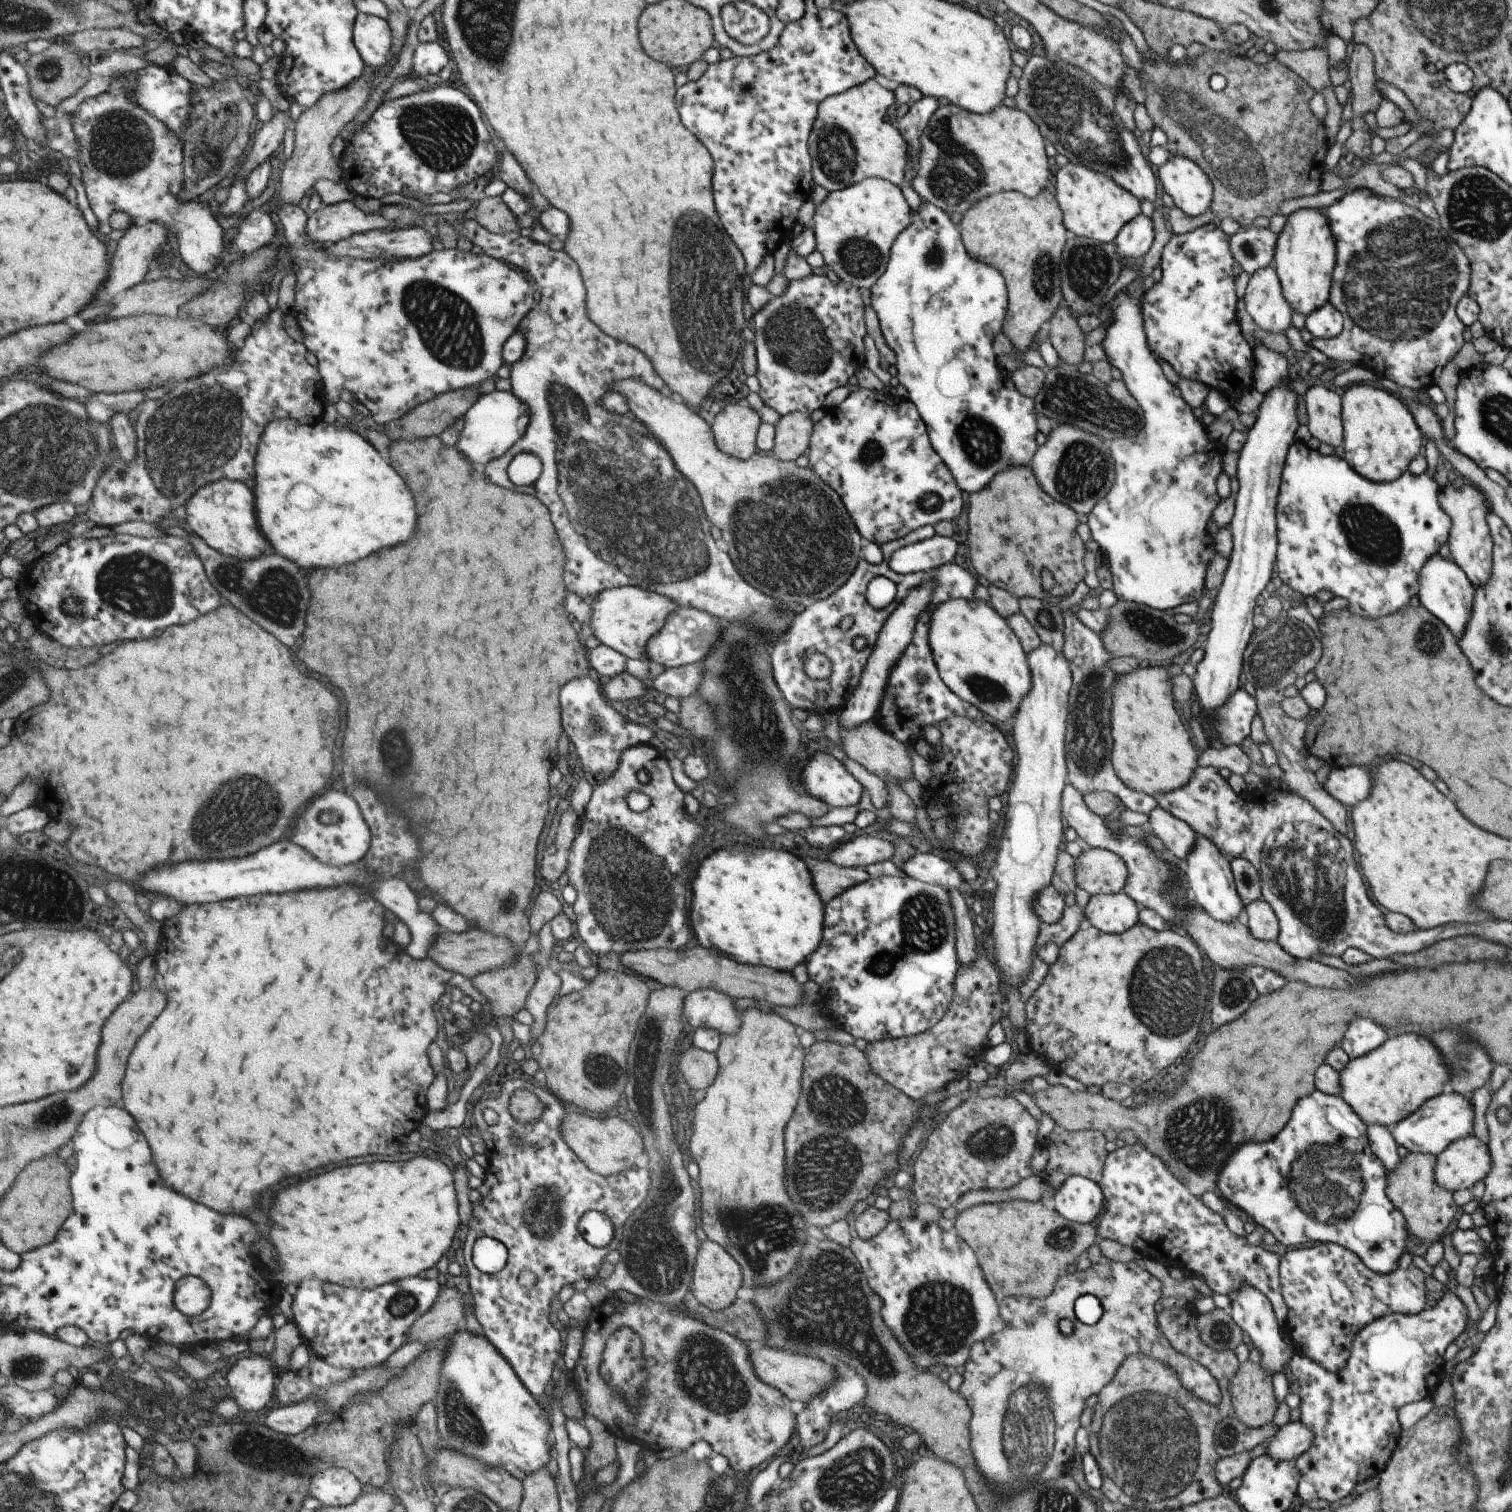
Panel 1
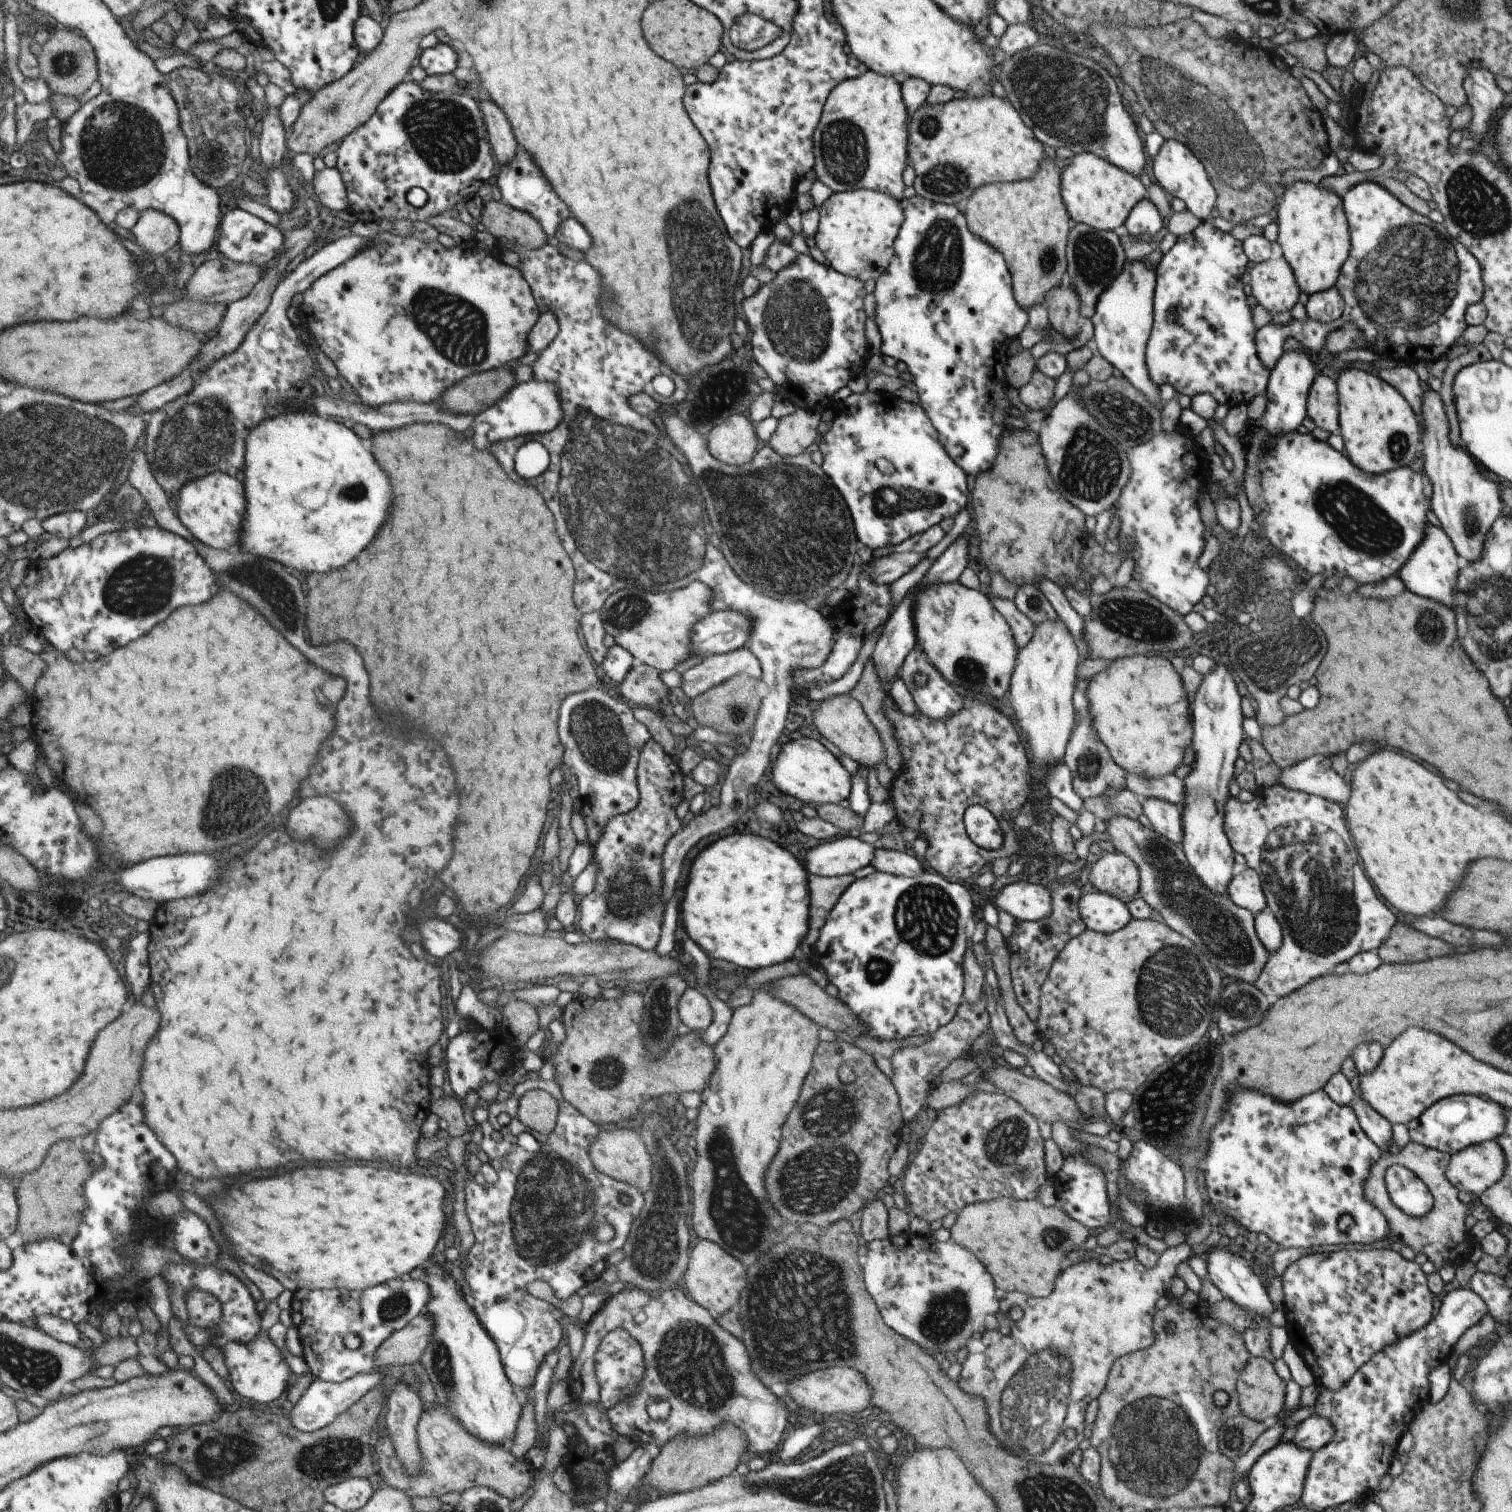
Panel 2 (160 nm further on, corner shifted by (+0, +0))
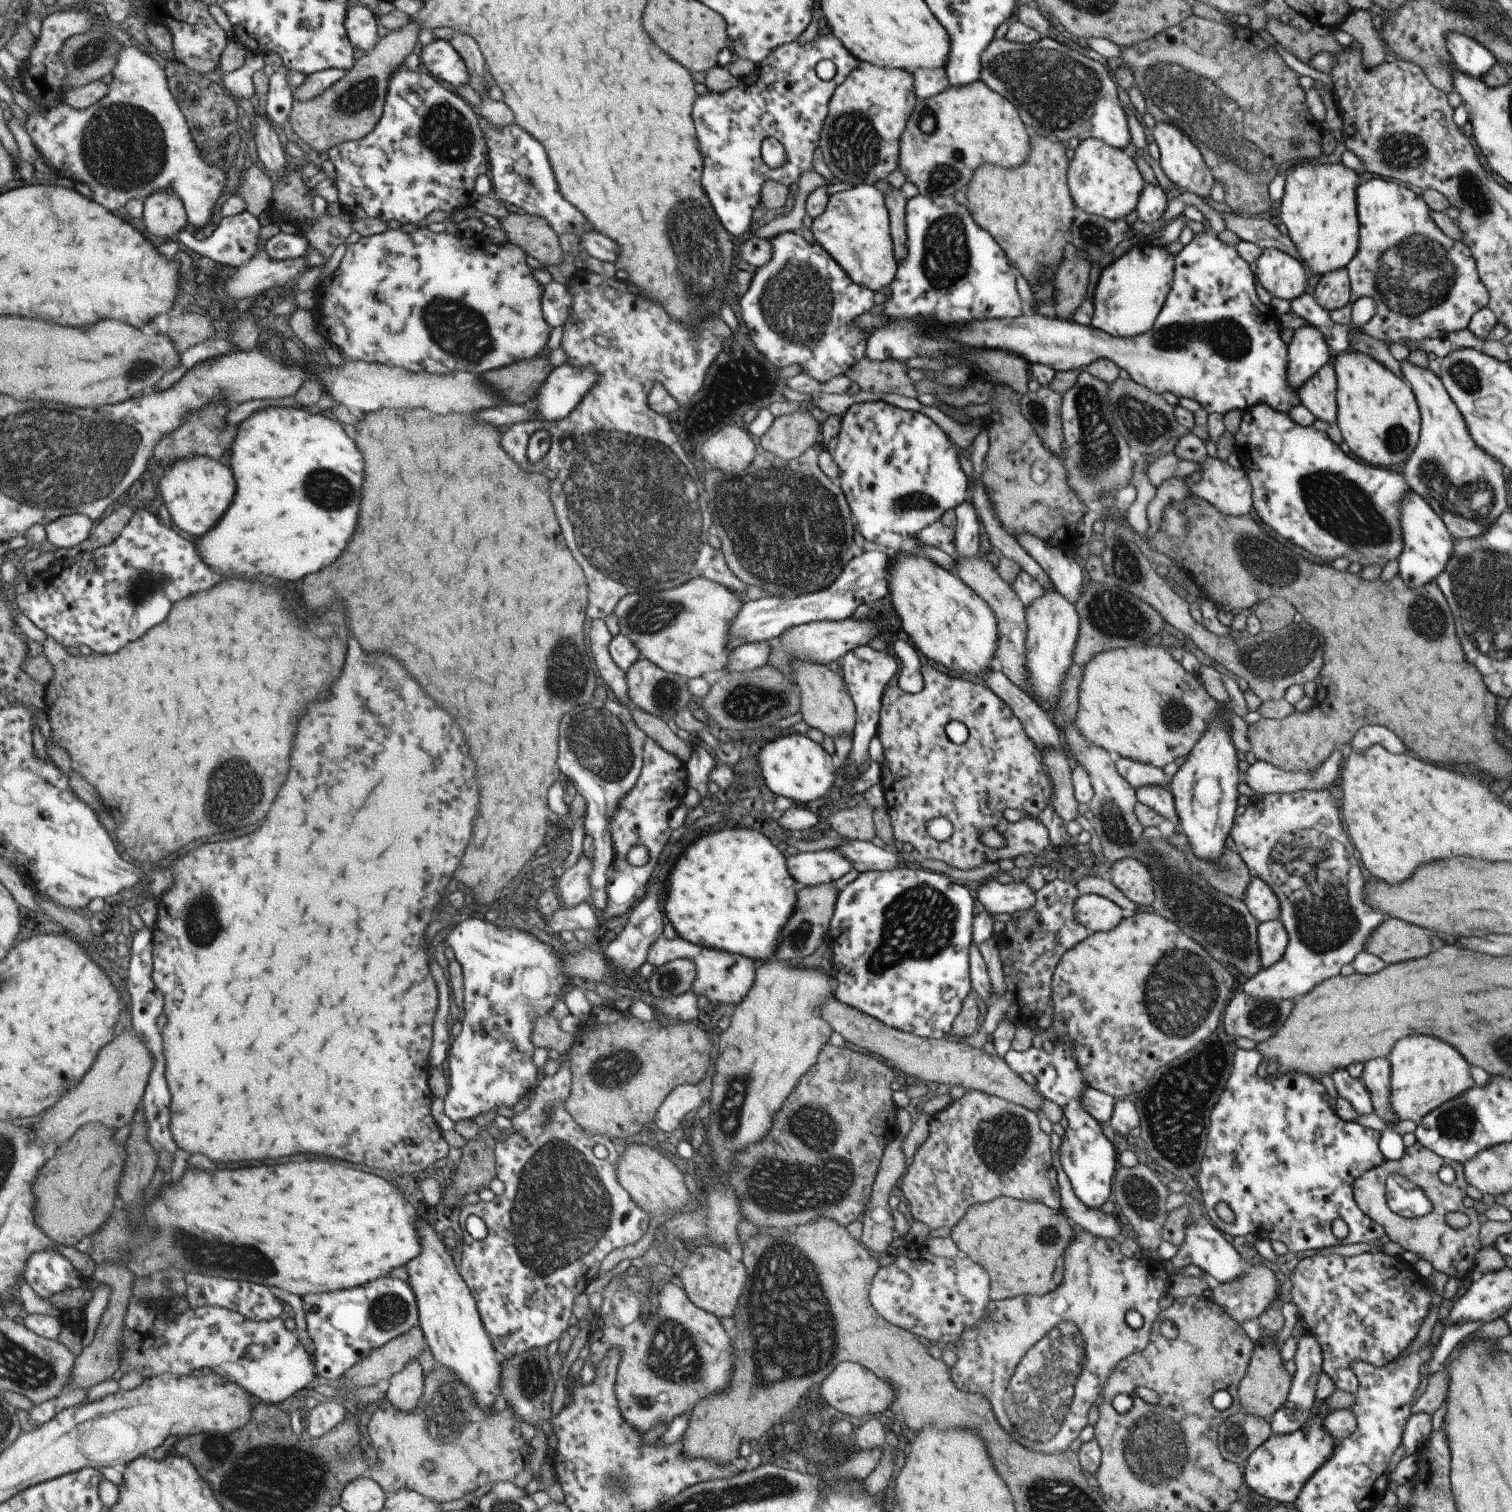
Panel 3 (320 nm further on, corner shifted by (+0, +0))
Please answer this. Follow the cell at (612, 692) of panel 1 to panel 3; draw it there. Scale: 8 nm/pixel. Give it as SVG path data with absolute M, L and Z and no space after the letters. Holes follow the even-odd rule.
M639 657L624 675L630 706L637 707L651 716L659 717L665 722L669 719L673 720L675 714L687 709L687 703L691 702L691 693L687 689L684 677L665 672L645 658Z

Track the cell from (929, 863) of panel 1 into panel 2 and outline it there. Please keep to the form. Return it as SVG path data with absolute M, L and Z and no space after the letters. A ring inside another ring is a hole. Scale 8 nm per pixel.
M879 844L876 847L875 858L871 858L871 862L869 862L869 866L874 868L876 872L909 878L915 878L925 872L919 857L910 850L898 852L885 849Z

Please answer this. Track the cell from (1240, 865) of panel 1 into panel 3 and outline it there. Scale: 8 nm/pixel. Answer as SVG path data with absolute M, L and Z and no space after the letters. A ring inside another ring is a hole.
M1251 878L1241 901L1257 922L1279 920L1279 900L1261 879Z

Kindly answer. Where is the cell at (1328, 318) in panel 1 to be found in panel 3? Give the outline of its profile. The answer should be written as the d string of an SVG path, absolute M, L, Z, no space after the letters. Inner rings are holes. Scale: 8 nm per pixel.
M1346 266L1323 273L1317 281L1314 299L1327 311L1346 307L1350 293L1350 282Z

